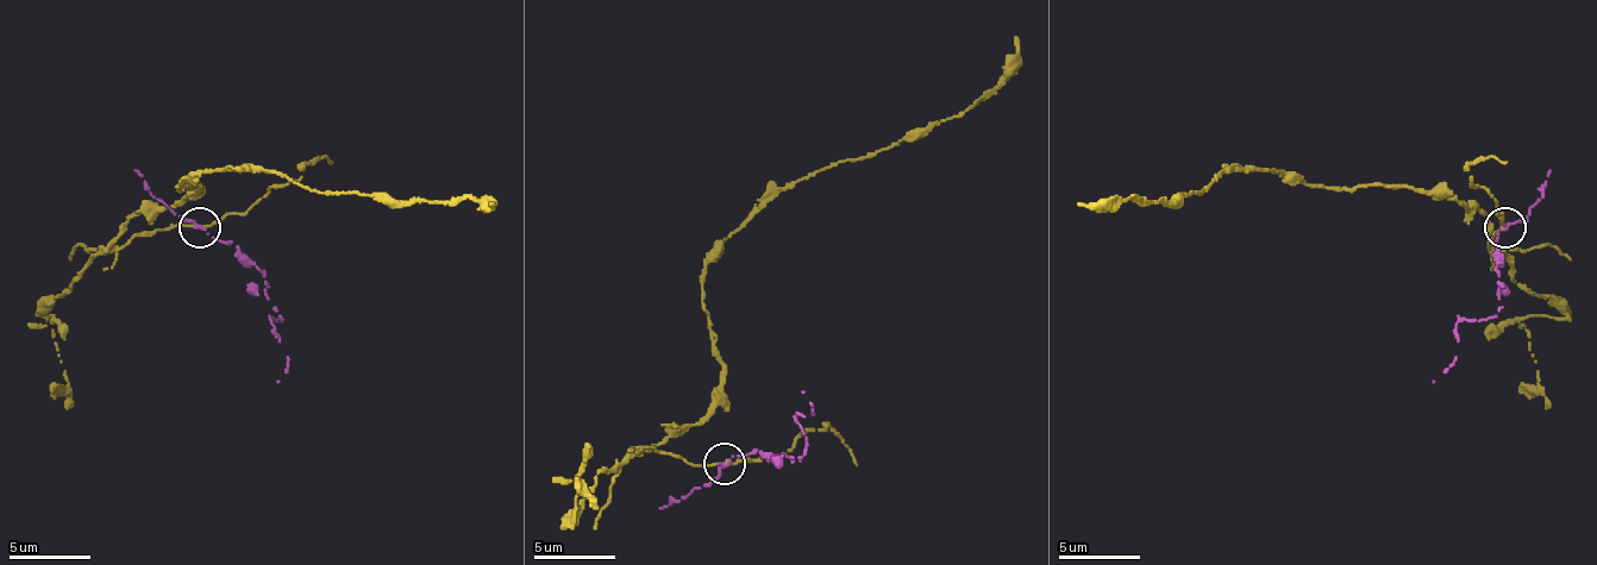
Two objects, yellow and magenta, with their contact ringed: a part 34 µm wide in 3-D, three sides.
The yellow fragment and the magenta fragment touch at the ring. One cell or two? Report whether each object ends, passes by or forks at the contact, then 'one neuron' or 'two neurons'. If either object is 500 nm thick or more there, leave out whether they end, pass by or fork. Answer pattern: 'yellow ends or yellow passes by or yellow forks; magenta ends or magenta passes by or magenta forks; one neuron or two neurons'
yellow passes by; magenta passes by; two neurons

